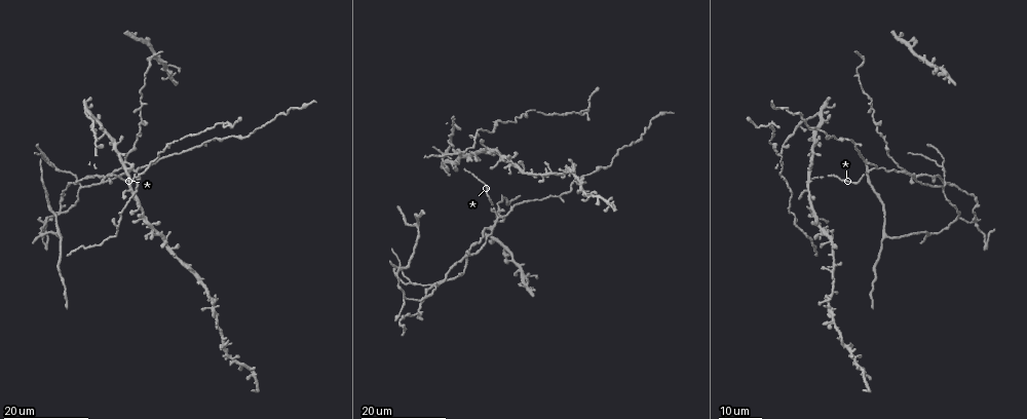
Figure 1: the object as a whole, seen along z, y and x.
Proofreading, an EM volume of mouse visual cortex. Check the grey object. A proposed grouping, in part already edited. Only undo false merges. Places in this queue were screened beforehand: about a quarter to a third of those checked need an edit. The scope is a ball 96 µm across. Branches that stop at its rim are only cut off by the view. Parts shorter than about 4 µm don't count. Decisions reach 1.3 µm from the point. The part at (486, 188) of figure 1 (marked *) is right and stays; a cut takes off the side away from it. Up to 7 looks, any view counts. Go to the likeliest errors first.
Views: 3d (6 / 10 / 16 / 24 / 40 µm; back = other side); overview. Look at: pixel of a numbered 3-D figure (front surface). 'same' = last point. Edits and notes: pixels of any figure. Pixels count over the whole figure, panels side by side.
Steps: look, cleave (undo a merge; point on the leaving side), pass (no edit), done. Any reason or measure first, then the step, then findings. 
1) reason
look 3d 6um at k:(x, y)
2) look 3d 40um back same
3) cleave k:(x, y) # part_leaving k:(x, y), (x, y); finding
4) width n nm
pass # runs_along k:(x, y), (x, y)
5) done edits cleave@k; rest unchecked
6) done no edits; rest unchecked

branch point
look 3d 16um at 1:(55, 165)

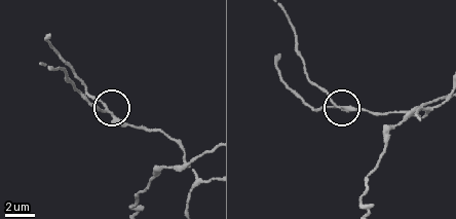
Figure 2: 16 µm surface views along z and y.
zoom in
look 3d 10um at 2:(104, 107)

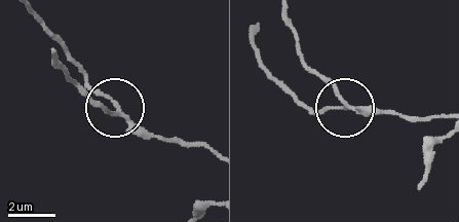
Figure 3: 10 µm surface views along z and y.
width 150 nm
cleave 3:(320, 113) # part_leaving 3:(349, 106), (316, 112), (304, 106), (269, 71), (252, 35); a second neuron is stuck on

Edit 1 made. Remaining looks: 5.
a fork
look 3d 16um at 1:(806, 192)

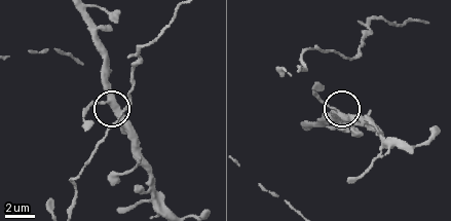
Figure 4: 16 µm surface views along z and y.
look 3d 6um at 4:(337, 110)

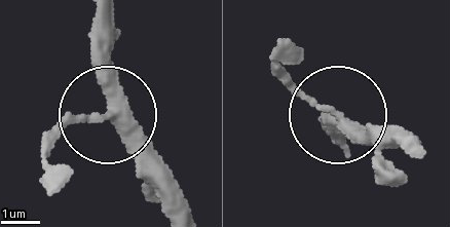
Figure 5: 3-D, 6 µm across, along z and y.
side_arm 51 um
pass # continuous, no second neuron

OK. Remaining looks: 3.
branch point
look 3d 24um at 1:(499, 216)

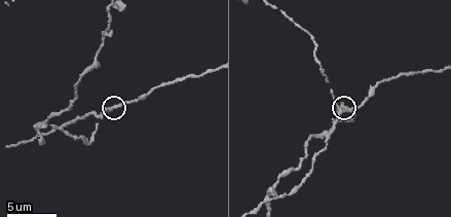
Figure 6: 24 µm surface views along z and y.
look 3d 6um at 6:(112, 108)

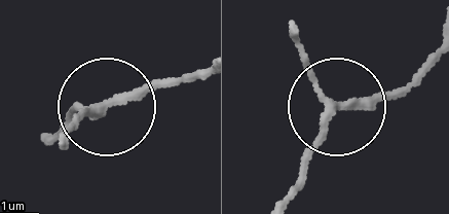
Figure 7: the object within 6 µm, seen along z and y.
side_arm 61 um
pass # one neuron here

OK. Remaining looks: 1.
done edits cleave@3; rest unchecked

